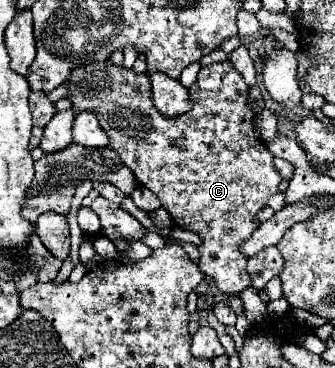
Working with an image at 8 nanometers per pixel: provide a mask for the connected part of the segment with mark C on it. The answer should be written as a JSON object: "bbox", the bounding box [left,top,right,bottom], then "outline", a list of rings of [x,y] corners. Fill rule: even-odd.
{"bbox":[66,60,282,296],"outline":[[[106,60],[106,62],[102,62],[102,64],[86,64],[86,66],[74,68],[74,72],[72,72],[72,76],[70,76],[70,82],[66,82],[66,84],[70,86],[68,98],[72,100],[74,112],[82,112],[82,110],[94,112],[94,114],[98,116],[98,120],[100,120],[102,130],[104,130],[104,132],[108,134],[108,138],[110,138],[110,148],[116,150],[118,156],[122,158],[122,162],[134,172],[138,184],[144,186],[144,188],[148,188],[148,190],[162,202],[164,210],[168,210],[168,214],[172,216],[172,220],[174,220],[178,226],[182,226],[182,228],[186,228],[186,230],[190,230],[190,232],[196,232],[196,234],[200,236],[202,242],[196,246],[196,248],[198,248],[198,254],[200,254],[200,260],[198,260],[200,272],[202,272],[206,278],[210,278],[210,280],[216,284],[216,288],[218,288],[222,294],[226,294],[226,296],[236,296],[240,290],[244,290],[246,286],[250,286],[250,284],[252,284],[252,282],[250,282],[252,278],[250,278],[250,274],[246,272],[248,256],[244,256],[244,254],[240,252],[240,246],[242,246],[242,244],[254,234],[254,230],[258,228],[258,224],[260,224],[260,222],[258,222],[258,212],[266,206],[266,200],[272,198],[272,196],[278,192],[278,184],[280,184],[282,176],[280,176],[280,172],[278,172],[278,170],[274,168],[274,164],[272,164],[272,158],[274,158],[274,156],[272,156],[270,150],[262,144],[262,140],[256,136],[254,112],[250,110],[250,100],[248,100],[248,86],[244,84],[242,74],[232,66],[232,62],[226,60],[226,62],[220,62],[220,64],[212,64],[212,66],[202,68],[200,74],[198,74],[198,78],[196,78],[196,82],[192,84],[192,94],[190,94],[192,108],[190,108],[190,112],[184,112],[184,114],[178,114],[178,116],[164,116],[164,114],[160,114],[160,112],[156,110],[156,106],[152,104],[150,80],[148,80],[146,74],[134,74],[132,70],[126,70],[124,66],[112,66],[110,60]]]}

